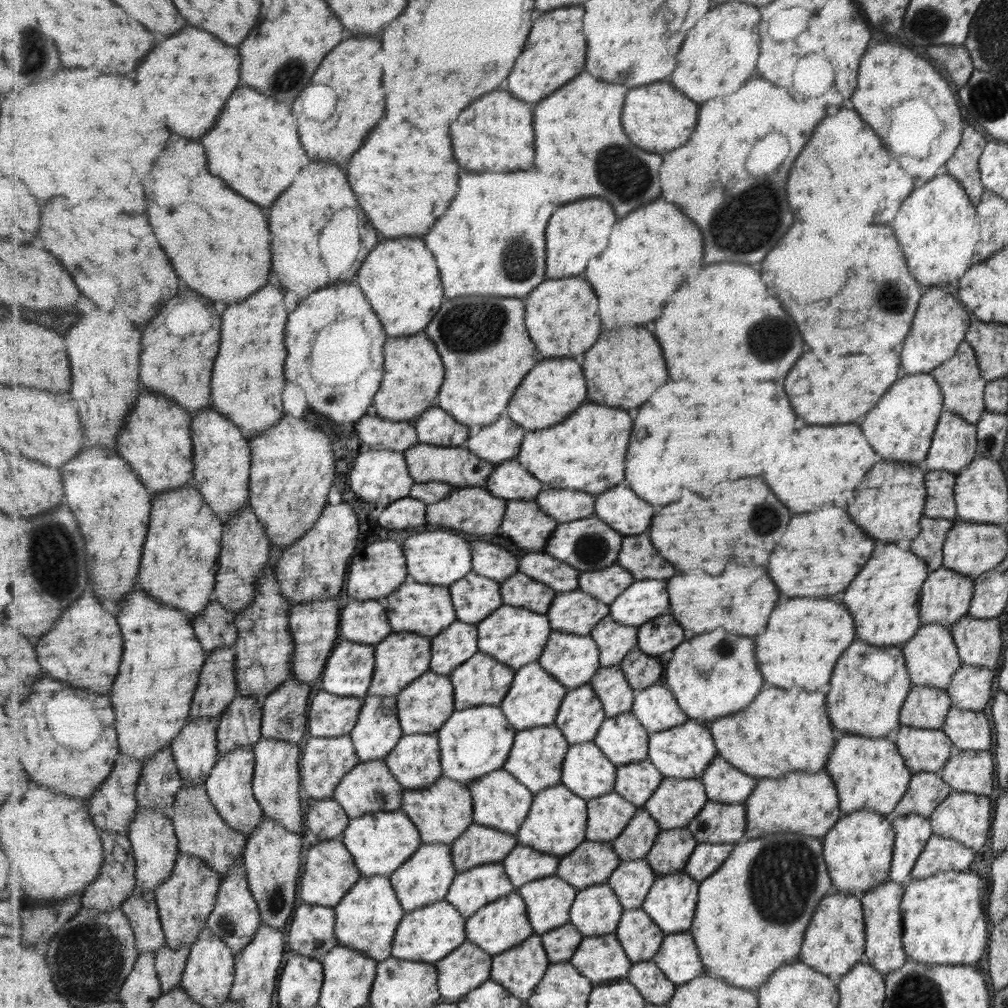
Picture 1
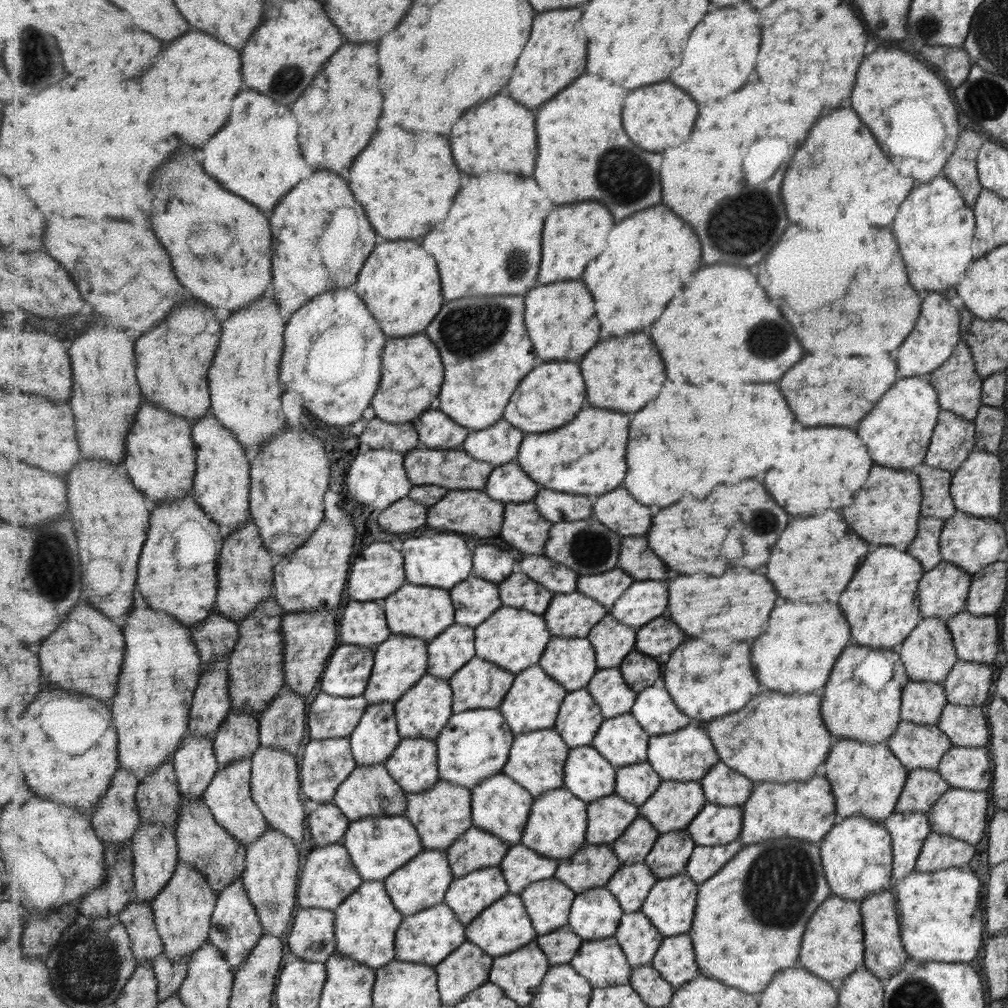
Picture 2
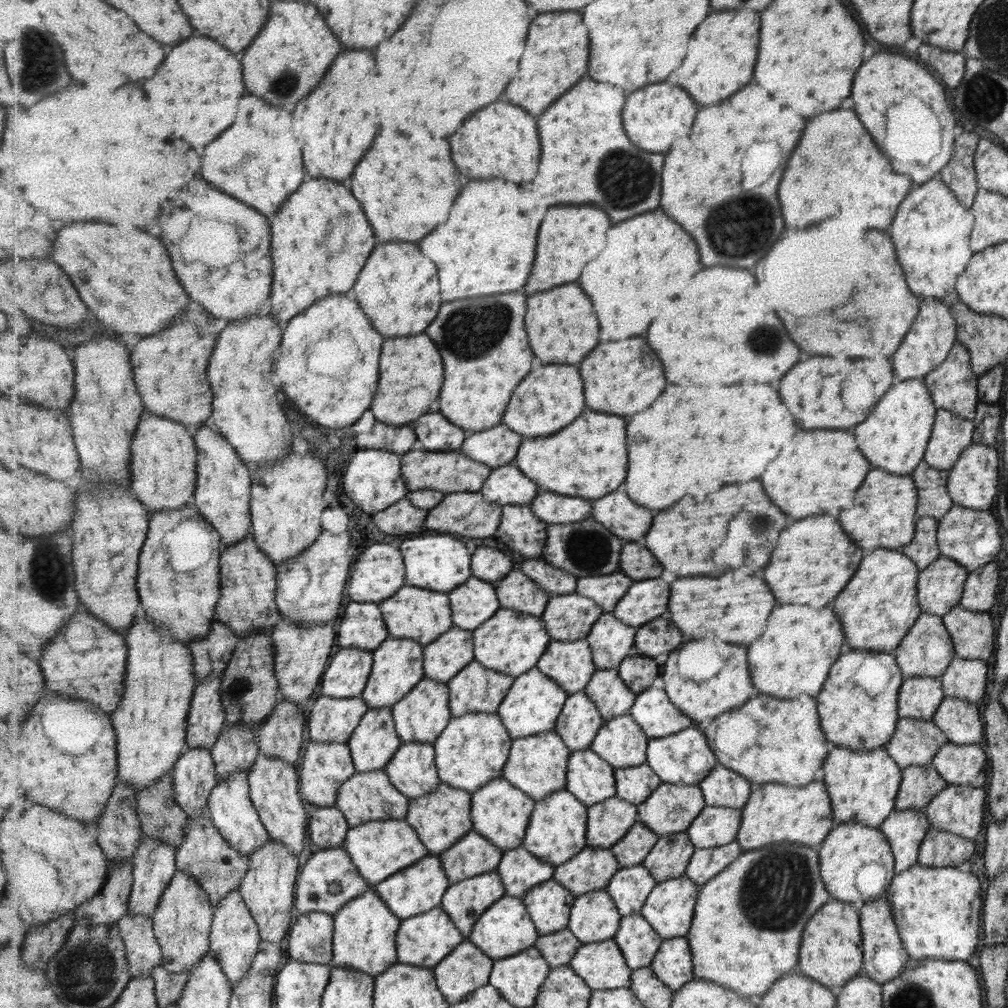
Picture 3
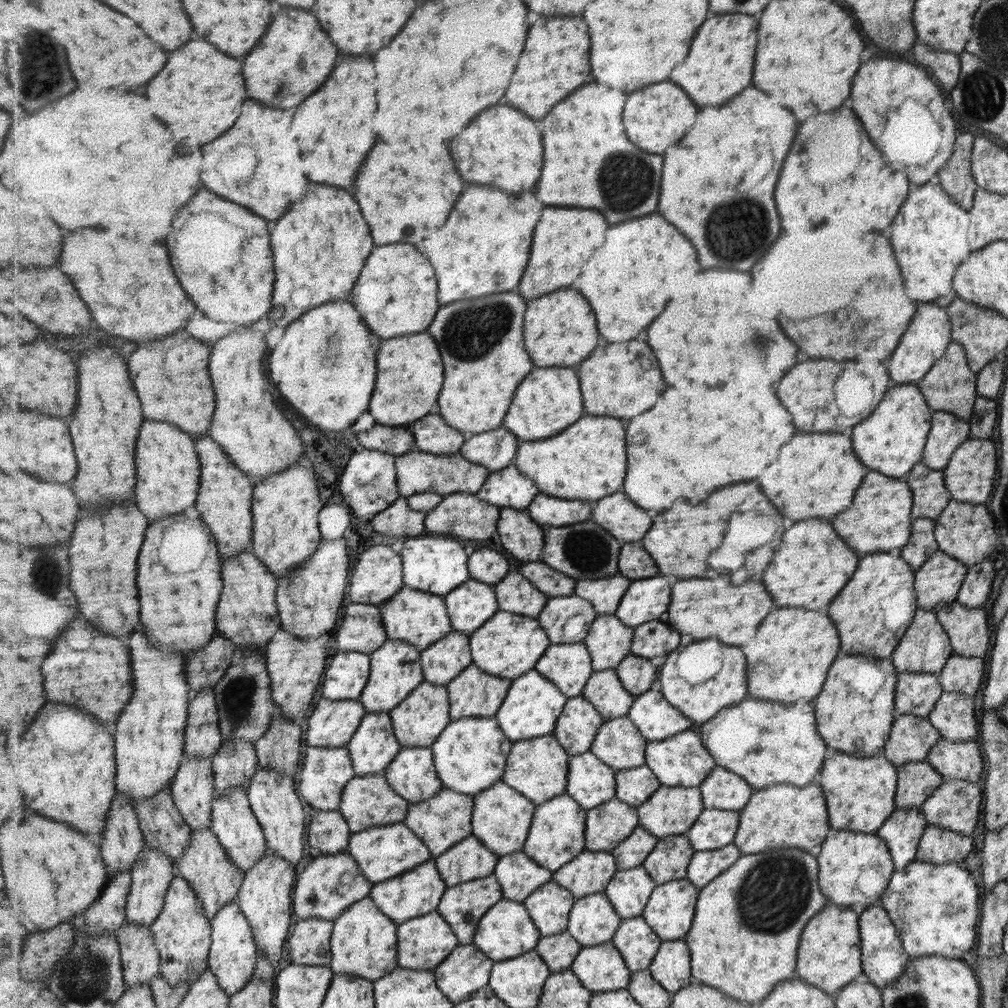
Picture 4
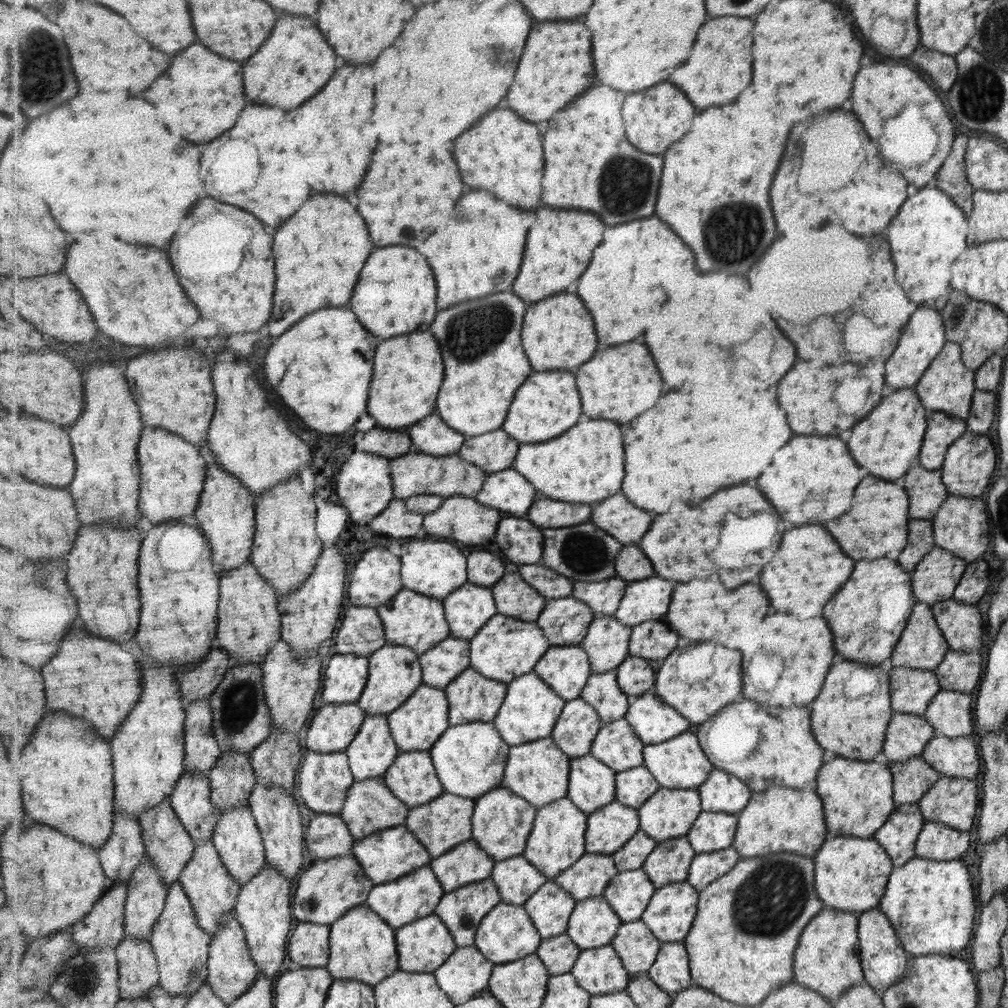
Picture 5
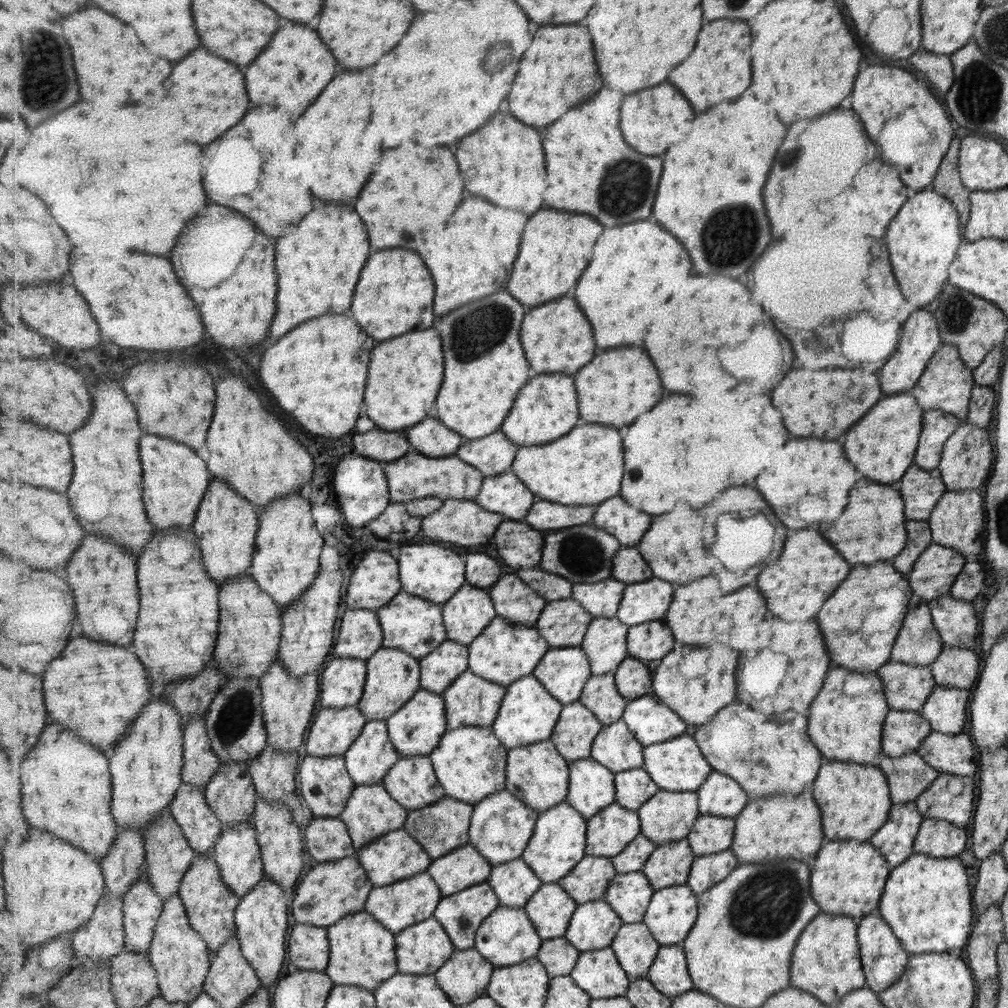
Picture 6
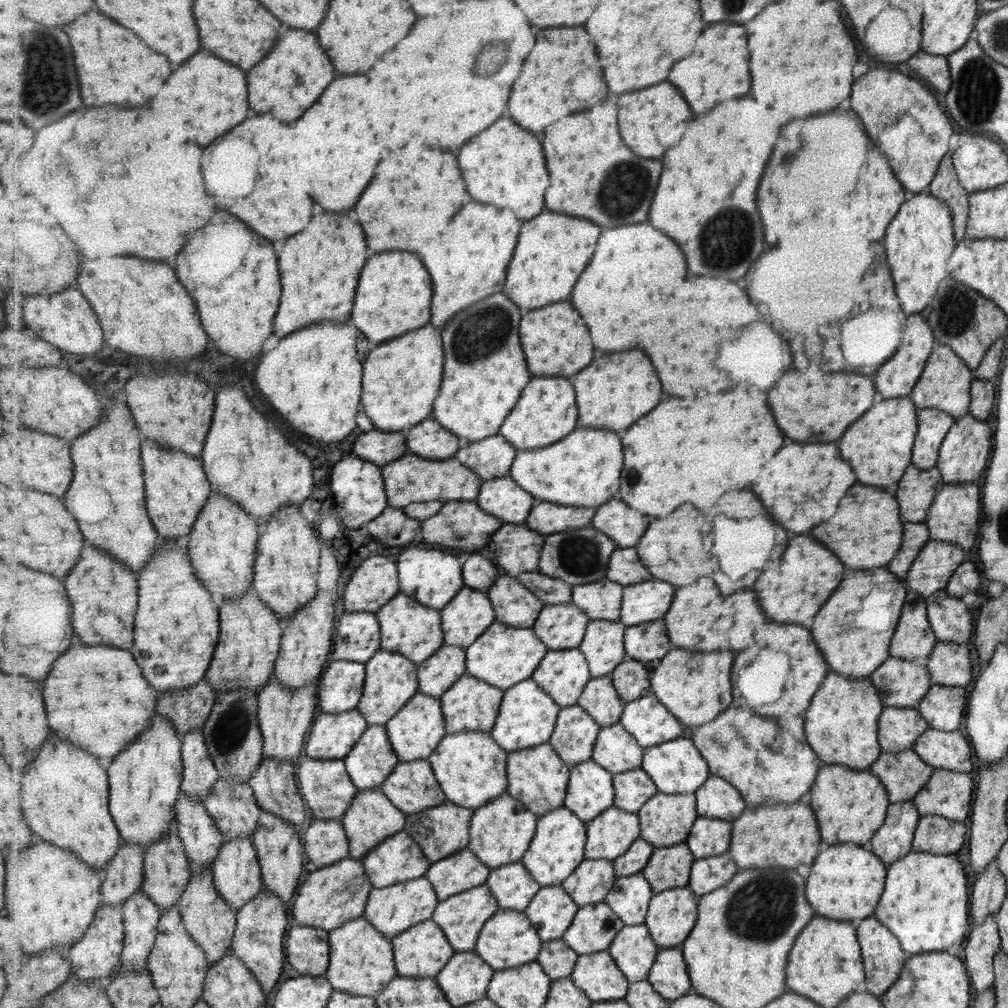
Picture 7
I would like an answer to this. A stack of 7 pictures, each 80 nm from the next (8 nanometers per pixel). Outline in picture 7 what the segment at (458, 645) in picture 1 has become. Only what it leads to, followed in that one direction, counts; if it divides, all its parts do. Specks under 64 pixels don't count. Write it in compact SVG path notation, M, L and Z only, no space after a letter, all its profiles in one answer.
M444 645L436 655L419 664L420 692L441 698L467 672L468 650Z

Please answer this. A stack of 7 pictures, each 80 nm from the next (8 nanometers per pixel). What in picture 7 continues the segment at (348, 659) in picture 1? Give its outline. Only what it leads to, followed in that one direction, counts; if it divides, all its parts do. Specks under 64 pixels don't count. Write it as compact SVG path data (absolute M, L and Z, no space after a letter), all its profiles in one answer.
M349 660L333 661L325 669L320 686L321 712L343 713L358 708L367 678L363 663Z

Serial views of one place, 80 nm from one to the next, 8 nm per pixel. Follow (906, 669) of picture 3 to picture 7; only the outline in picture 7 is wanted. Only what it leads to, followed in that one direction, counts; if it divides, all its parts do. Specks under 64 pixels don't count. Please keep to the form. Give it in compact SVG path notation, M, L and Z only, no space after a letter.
M905 586L905 598L891 641L889 657L923 664L937 639L927 621L924 597Z

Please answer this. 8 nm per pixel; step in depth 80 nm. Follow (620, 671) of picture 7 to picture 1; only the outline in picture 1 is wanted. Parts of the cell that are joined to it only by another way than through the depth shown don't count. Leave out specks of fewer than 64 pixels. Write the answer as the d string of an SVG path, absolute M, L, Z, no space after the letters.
M635 647L620 665L624 669L629 685L637 692L653 687L655 682L661 680L663 672L666 672L659 658L650 656L638 647Z

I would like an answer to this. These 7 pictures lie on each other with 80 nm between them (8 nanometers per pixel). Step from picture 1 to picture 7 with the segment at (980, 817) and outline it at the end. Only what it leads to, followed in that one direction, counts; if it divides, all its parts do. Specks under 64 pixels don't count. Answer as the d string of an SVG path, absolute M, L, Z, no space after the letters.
M934 769L910 801L919 816L942 816L964 823L971 806L971 788L969 773Z

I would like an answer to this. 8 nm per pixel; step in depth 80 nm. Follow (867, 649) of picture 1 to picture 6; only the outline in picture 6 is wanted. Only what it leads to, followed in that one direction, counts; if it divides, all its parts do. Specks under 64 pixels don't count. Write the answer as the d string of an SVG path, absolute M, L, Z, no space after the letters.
M840 666L829 668L829 676L805 716L807 736L826 761L869 764L881 752L882 720L890 709L882 690L875 672L855 674Z

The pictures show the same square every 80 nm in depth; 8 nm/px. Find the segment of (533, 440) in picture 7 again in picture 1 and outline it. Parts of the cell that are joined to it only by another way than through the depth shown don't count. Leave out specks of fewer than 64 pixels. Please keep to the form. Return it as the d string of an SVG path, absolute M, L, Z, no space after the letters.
M569 358L543 360L541 364L537 364L533 372L529 372L529 376L525 376L525 384L521 384L512 400L506 414L527 431L555 426L567 420L587 400L587 384L583 368L579 362Z

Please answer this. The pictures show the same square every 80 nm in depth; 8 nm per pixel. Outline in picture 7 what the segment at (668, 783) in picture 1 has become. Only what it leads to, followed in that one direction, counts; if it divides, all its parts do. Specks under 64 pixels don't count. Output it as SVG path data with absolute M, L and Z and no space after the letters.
M660 791L641 807L638 815L640 816L640 829L642 830L641 837L648 840L649 844L656 845L656 848L685 843L696 820L700 818L696 793L669 794Z

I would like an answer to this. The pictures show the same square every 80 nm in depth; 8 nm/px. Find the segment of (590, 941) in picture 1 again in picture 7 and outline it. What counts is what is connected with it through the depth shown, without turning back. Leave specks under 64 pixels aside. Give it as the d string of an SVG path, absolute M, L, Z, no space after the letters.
M608 950L580 955L571 977L594 1002L621 1000L629 994L628 977Z

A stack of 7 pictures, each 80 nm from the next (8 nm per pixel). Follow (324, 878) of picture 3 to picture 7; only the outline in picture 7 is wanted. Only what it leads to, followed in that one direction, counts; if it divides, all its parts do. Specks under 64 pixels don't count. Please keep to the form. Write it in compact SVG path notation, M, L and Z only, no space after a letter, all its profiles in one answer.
M349 856L331 866L317 868L309 873L298 889L297 899L291 904L291 914L296 924L331 932L350 920L364 916L373 890L374 886L368 877L364 862Z

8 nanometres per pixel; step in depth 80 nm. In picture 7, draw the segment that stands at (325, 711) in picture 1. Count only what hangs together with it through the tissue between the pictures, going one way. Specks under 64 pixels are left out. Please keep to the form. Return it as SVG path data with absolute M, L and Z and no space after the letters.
M358 708L349 712L320 712L306 745L306 756L322 760L344 760L368 730L368 720Z

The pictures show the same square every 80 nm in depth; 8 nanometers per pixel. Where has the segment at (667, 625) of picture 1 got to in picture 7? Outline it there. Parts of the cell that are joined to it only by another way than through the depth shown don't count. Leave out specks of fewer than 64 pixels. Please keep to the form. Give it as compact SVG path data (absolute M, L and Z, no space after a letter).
M665 620L653 624L631 626L625 634L625 649L628 658L655 665L657 658L663 658L671 650Z

